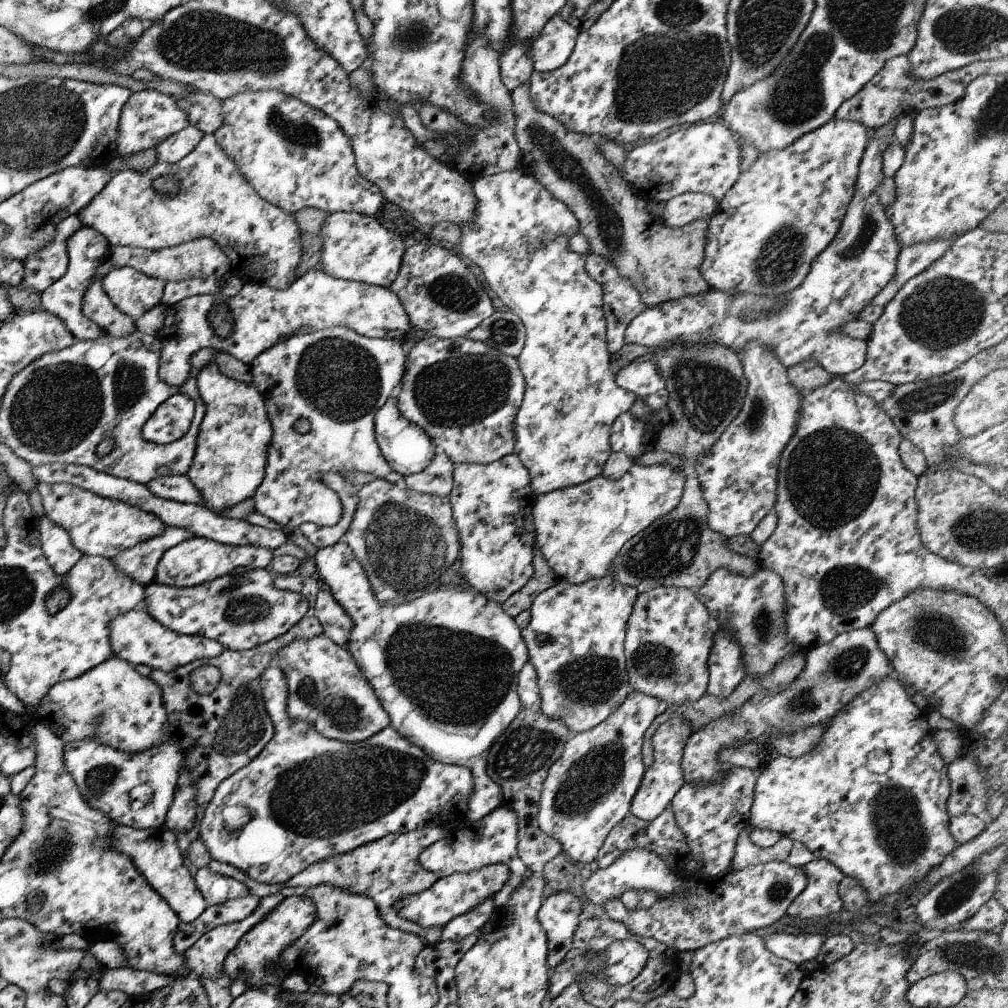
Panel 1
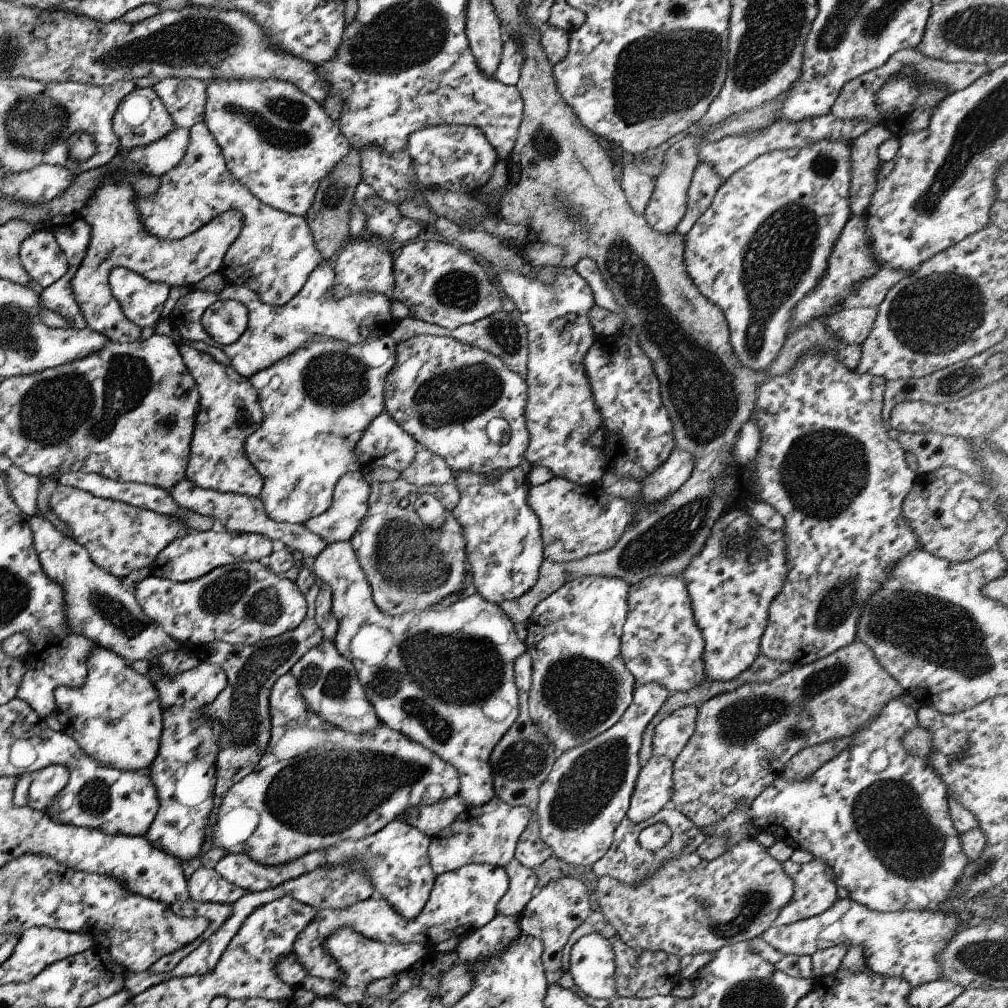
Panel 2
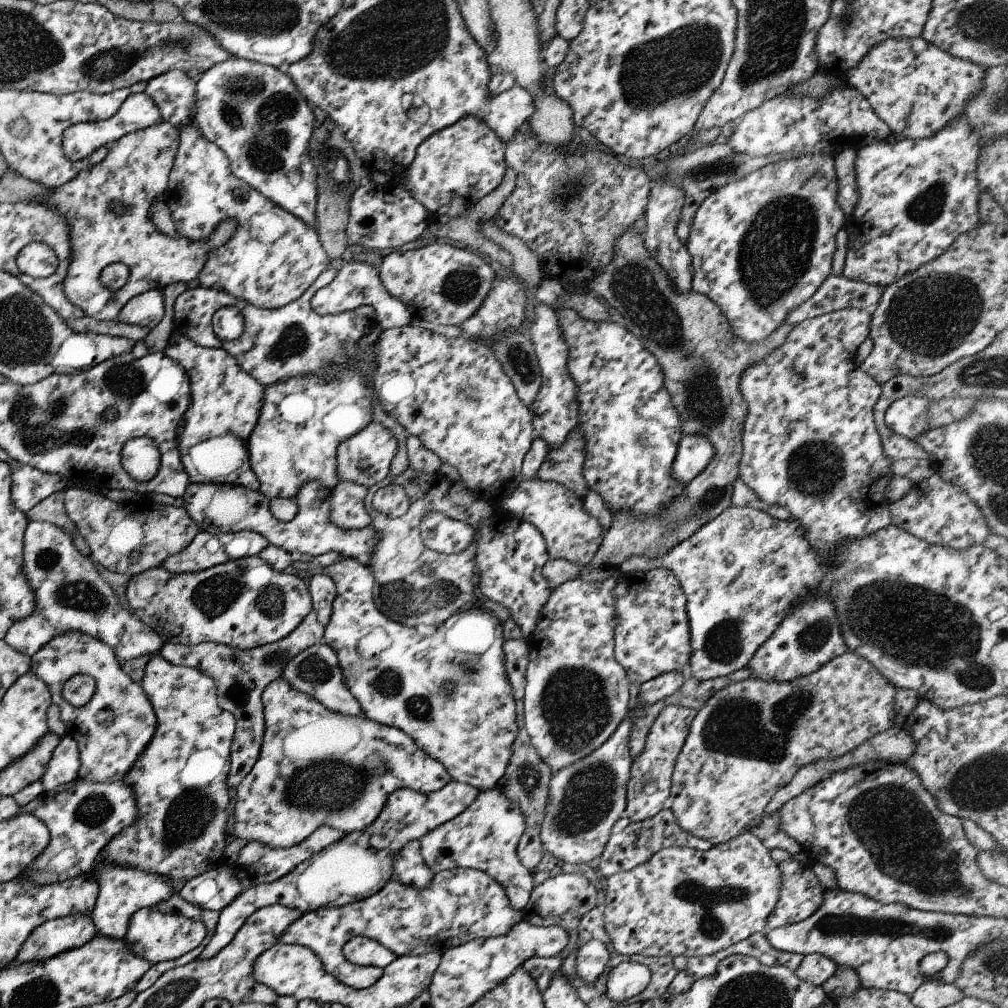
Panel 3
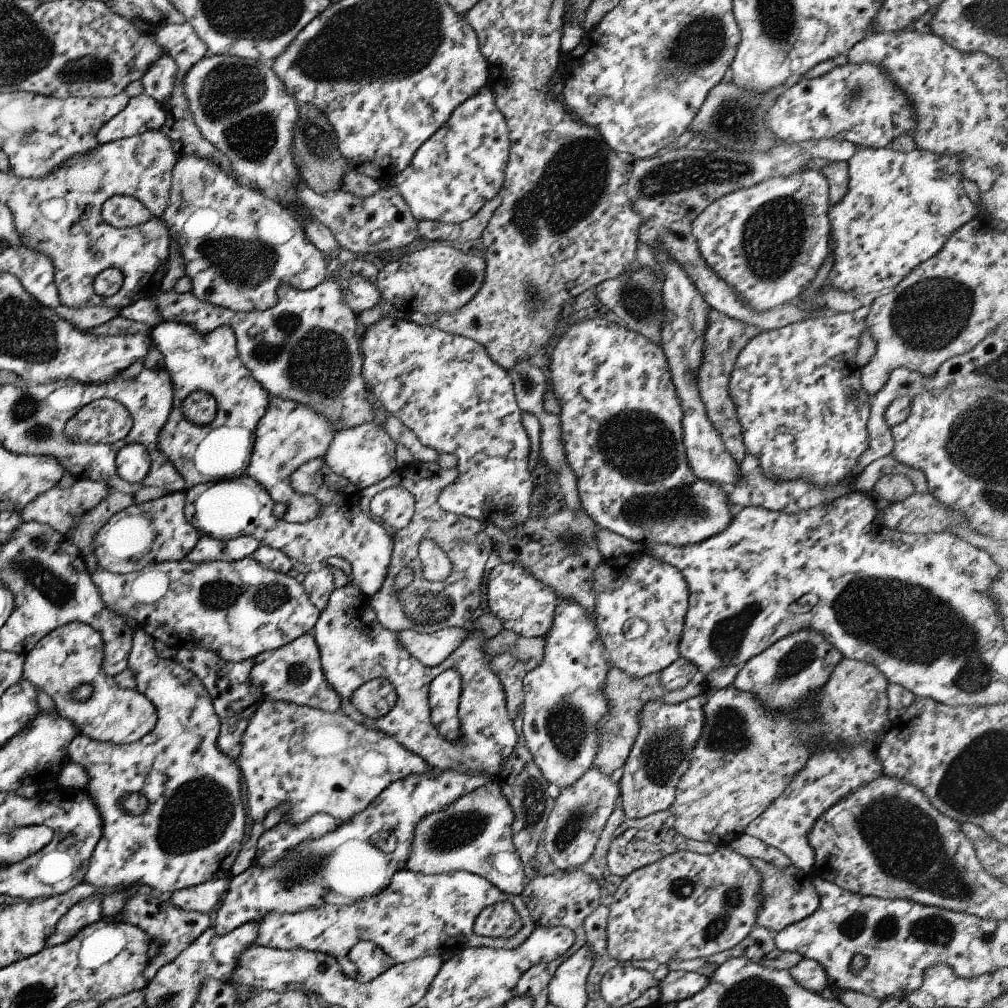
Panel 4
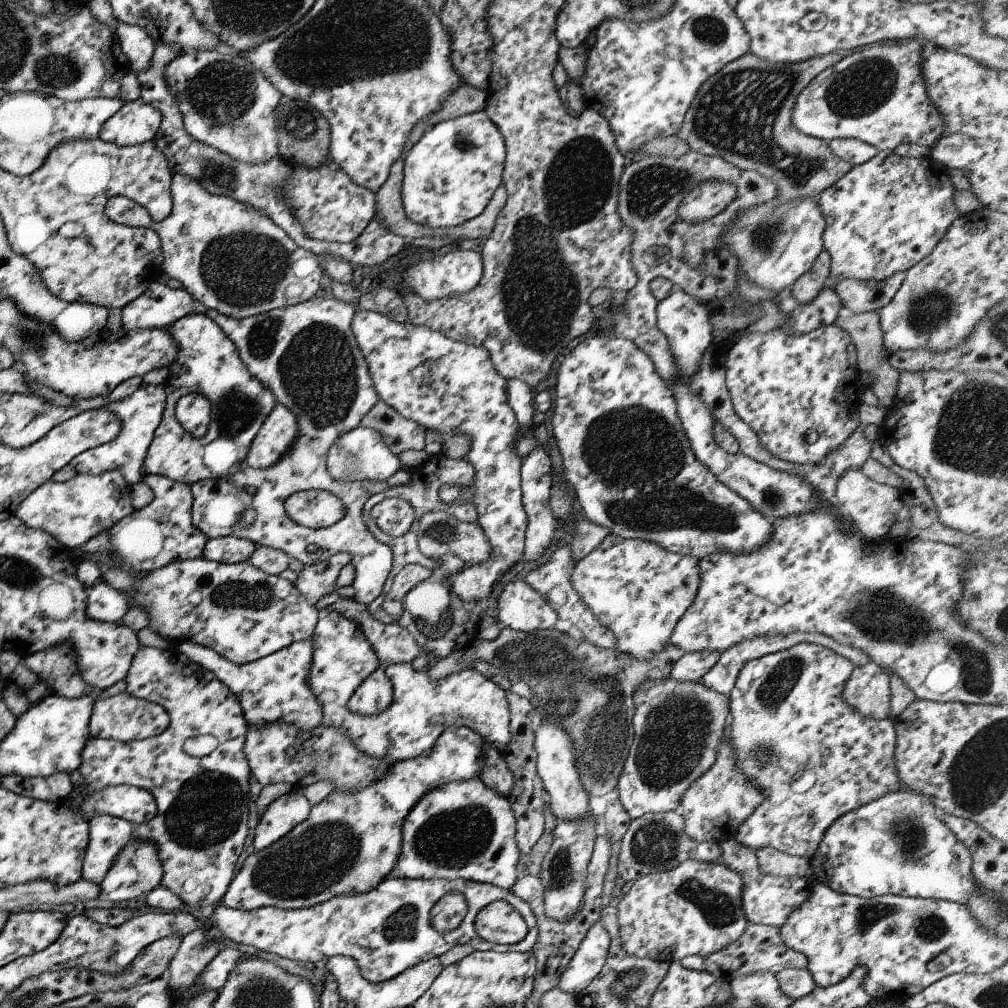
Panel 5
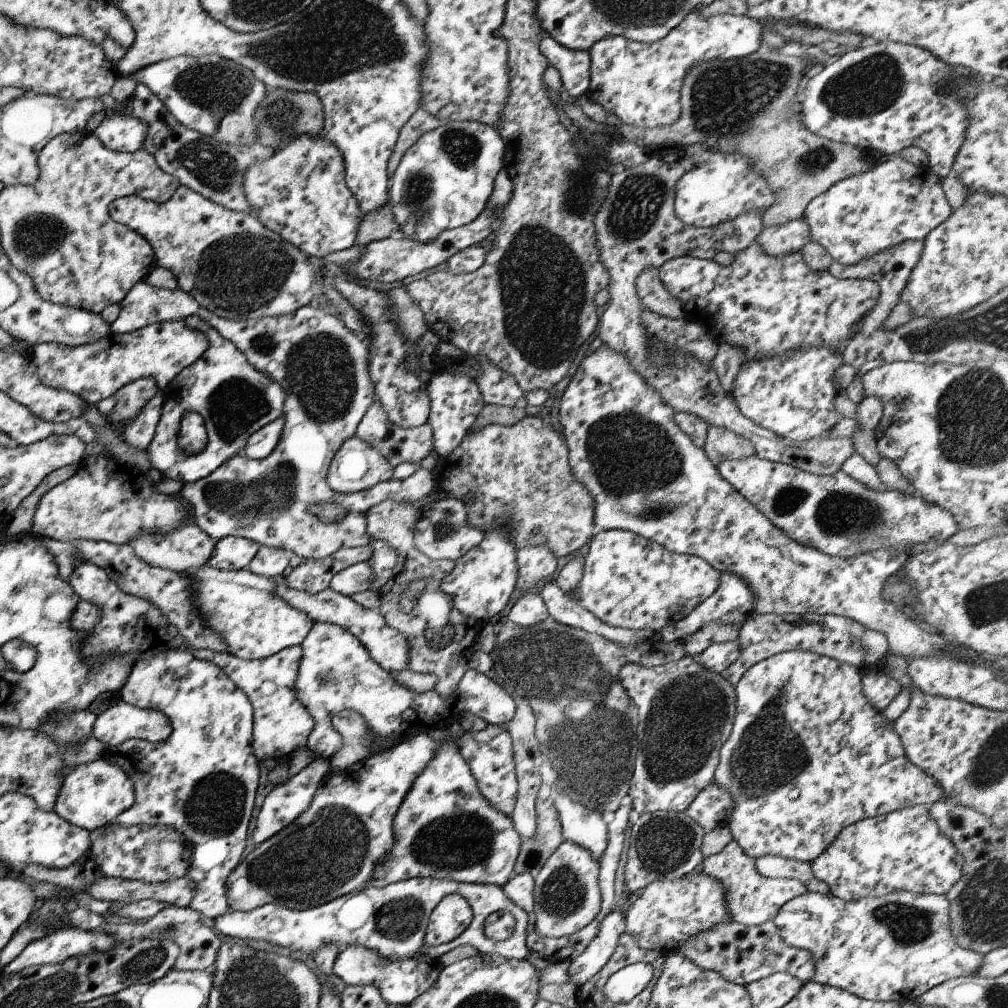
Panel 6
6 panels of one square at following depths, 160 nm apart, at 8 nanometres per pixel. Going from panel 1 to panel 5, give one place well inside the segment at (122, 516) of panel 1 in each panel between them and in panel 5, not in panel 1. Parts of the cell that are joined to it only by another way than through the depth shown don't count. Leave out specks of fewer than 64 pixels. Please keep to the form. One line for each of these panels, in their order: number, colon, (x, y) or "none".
2: (119, 537)
3: (130, 537)
4: (154, 531)
5: (162, 532)

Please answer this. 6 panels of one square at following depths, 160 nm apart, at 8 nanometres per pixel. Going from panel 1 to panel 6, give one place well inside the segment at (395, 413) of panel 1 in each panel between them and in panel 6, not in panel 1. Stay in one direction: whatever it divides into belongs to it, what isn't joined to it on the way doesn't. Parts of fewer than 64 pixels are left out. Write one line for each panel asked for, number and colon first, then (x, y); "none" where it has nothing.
2: (383, 443)
3: (363, 458)
4: (364, 454)
5: (358, 455)
6: (356, 465)

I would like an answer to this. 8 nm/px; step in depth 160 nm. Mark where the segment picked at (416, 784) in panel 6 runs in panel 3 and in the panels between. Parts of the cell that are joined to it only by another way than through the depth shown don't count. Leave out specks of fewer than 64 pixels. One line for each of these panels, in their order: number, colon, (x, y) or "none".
3: (484, 836)
4: (472, 834)
5: (459, 829)

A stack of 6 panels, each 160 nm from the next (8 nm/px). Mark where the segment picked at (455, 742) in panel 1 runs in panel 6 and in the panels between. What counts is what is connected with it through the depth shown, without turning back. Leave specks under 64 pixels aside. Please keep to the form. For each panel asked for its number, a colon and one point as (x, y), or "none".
2: (443, 677)
3: (394, 674)
4: (353, 647)
5: (421, 708)
6: (335, 673)

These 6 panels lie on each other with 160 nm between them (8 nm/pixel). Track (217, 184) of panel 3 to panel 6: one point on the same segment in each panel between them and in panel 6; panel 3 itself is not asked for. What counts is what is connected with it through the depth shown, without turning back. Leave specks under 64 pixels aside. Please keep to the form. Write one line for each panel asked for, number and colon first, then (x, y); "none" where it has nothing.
4: (236, 245)
5: (231, 258)
6: (231, 265)

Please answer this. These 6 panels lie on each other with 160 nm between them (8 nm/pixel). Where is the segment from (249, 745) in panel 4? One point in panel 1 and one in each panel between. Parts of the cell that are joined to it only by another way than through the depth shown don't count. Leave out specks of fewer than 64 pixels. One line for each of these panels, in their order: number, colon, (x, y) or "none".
1: (304, 797)
2: (315, 784)
3: (314, 767)

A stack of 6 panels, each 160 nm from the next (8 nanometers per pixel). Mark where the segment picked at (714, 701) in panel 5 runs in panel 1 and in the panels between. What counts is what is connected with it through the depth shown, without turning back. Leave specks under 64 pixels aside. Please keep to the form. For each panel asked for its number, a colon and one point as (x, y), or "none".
1: (662, 779)
2: (653, 786)
3: (648, 786)
4: (660, 754)

